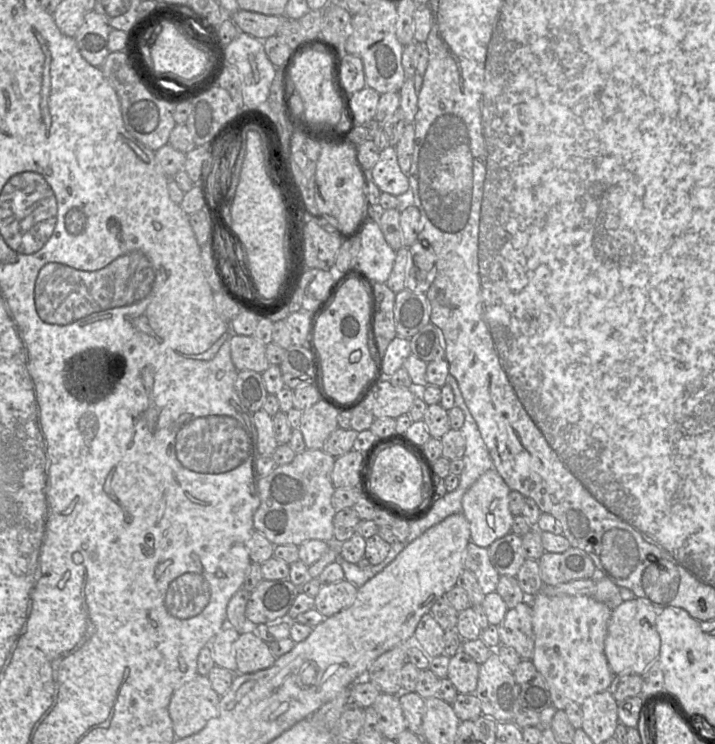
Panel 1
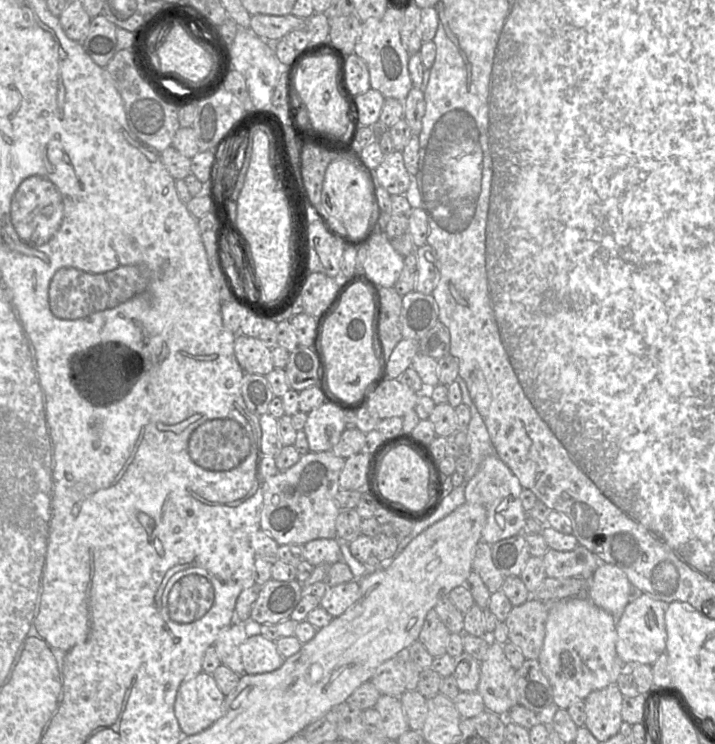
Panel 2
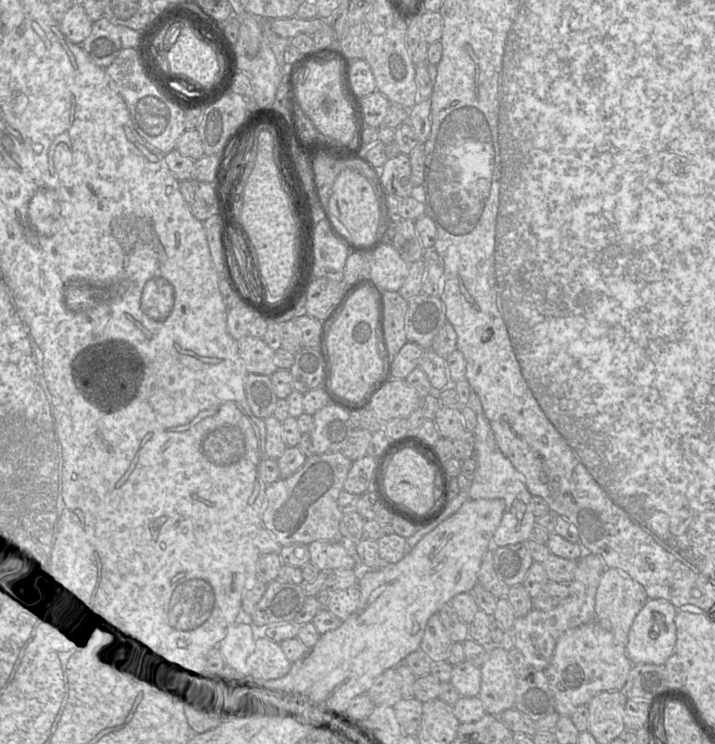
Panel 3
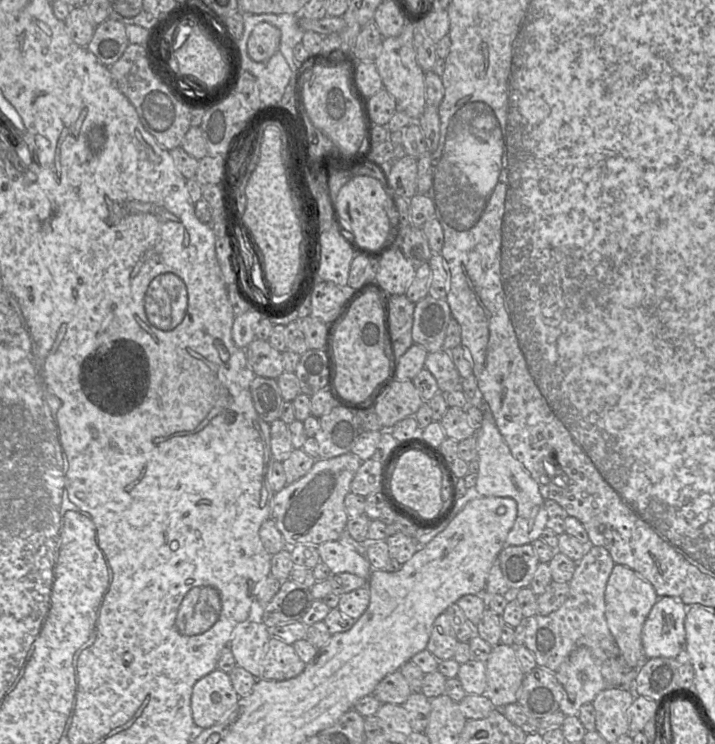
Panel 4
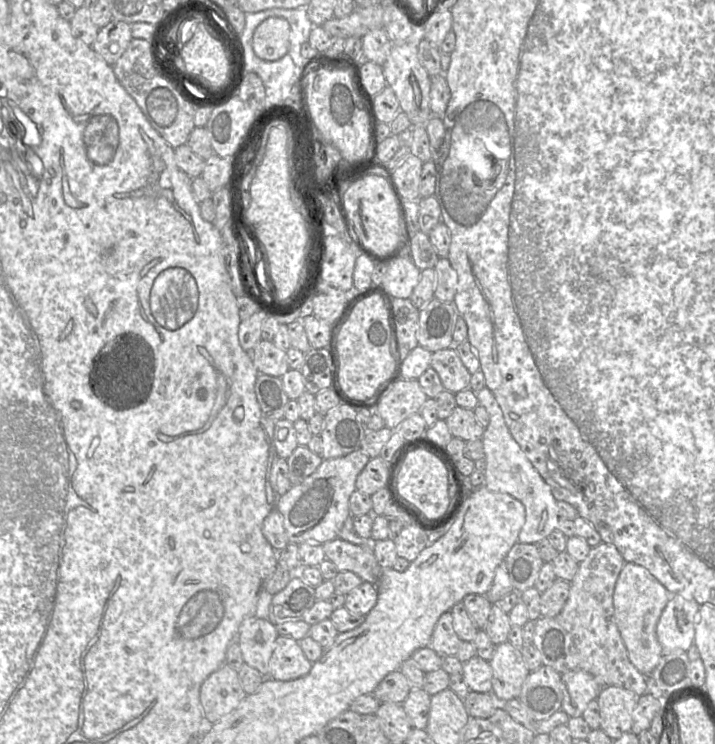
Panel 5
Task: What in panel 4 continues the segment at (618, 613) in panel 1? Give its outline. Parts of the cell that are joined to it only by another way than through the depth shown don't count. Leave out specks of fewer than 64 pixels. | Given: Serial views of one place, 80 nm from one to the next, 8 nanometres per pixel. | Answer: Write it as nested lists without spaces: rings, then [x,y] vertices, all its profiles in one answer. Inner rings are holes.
[[[660,597],[642,628],[641,641],[647,659],[676,658],[684,650],[687,607],[671,597]]]

